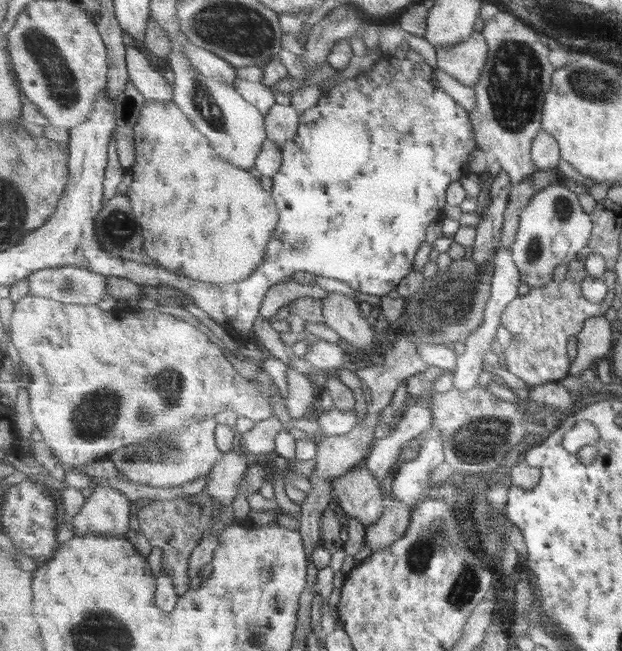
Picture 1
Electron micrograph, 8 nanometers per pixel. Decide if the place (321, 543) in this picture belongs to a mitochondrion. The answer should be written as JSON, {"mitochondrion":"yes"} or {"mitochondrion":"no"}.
{"mitochondrion":"no"}

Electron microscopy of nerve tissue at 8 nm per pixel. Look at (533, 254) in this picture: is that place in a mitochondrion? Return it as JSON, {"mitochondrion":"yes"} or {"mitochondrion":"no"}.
{"mitochondrion":"yes"}

